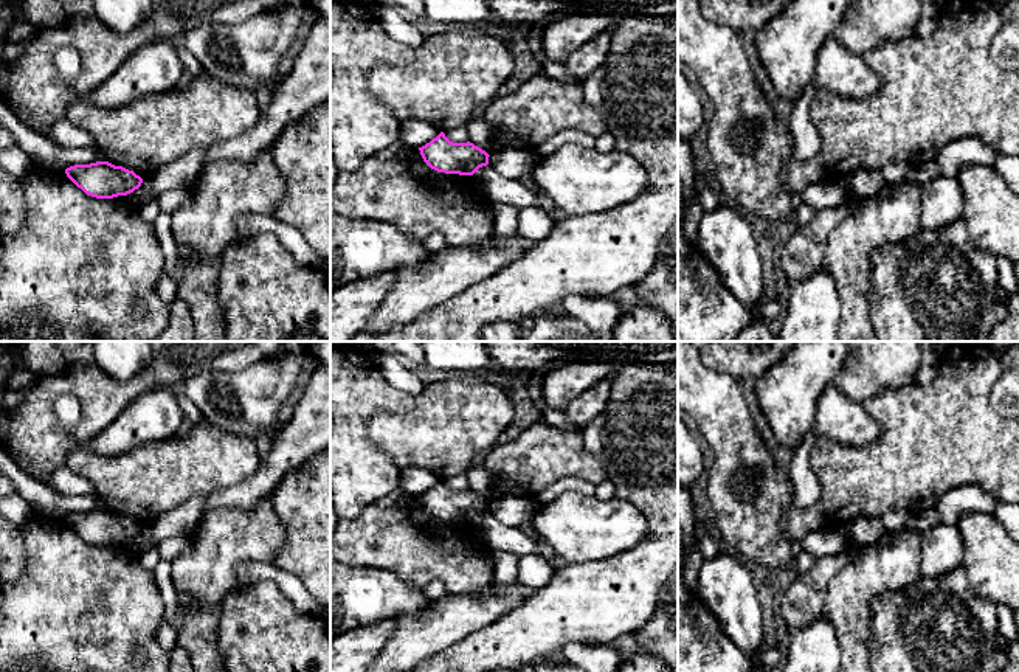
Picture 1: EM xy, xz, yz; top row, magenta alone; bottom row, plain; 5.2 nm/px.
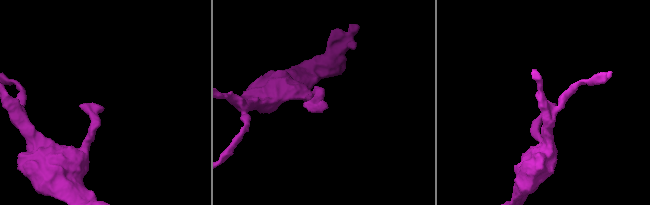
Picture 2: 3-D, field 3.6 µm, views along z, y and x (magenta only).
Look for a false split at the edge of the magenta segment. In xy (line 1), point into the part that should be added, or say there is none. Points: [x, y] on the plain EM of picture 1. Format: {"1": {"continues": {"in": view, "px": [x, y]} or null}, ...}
{"1": {"continues": null}}

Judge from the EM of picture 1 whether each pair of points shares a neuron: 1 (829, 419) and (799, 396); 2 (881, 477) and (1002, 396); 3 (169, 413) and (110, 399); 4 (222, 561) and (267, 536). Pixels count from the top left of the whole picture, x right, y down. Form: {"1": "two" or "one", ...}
{"1": "two", "2": "two", "3": "two", "4": "one"}

